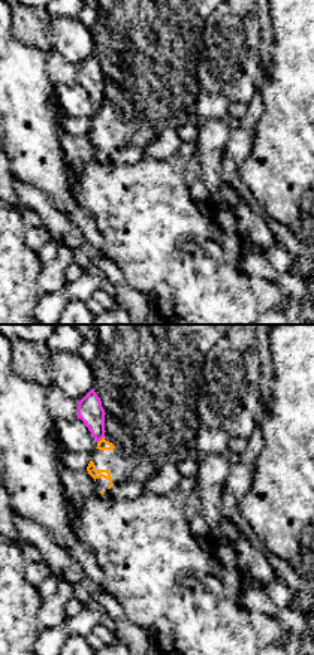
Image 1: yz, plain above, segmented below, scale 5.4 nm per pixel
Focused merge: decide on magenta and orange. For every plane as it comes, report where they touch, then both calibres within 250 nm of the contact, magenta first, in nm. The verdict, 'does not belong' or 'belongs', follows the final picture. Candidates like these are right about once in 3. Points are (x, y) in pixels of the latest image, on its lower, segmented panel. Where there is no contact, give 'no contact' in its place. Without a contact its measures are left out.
meets magenta at (100, 438); 140 nm thick on the magenta side, 60 nm on the other

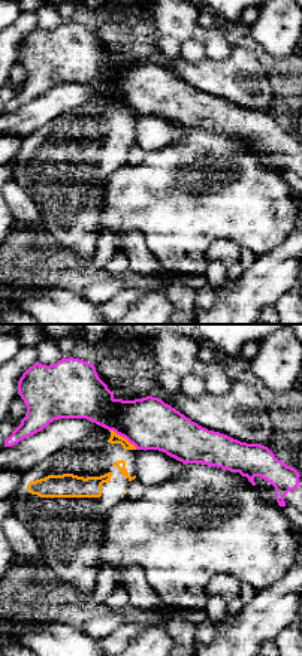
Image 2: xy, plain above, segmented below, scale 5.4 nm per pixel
meets magenta at (123, 437); 280 nm thick on the magenta side, 50 nm on the other

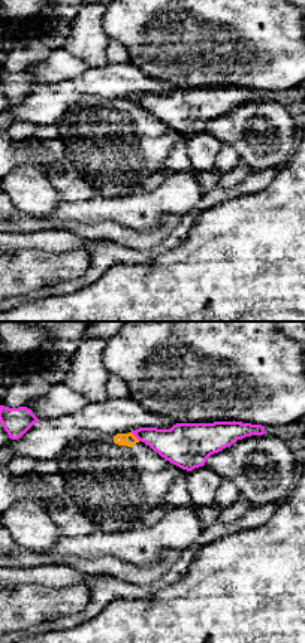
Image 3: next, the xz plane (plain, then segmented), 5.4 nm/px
meets magenta at (135, 435); 200 nm thick on the magenta side, 70 nm on the other

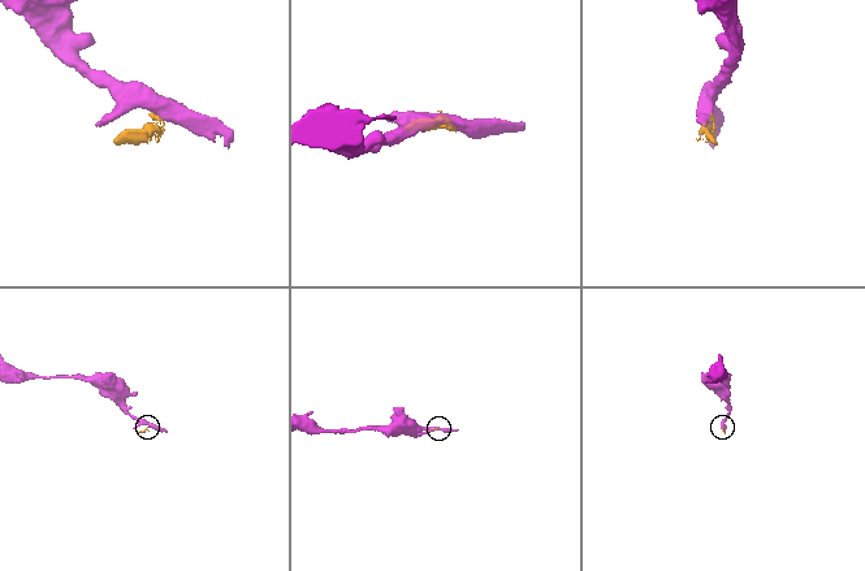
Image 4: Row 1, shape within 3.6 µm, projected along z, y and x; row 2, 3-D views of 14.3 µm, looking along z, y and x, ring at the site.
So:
does not belong

